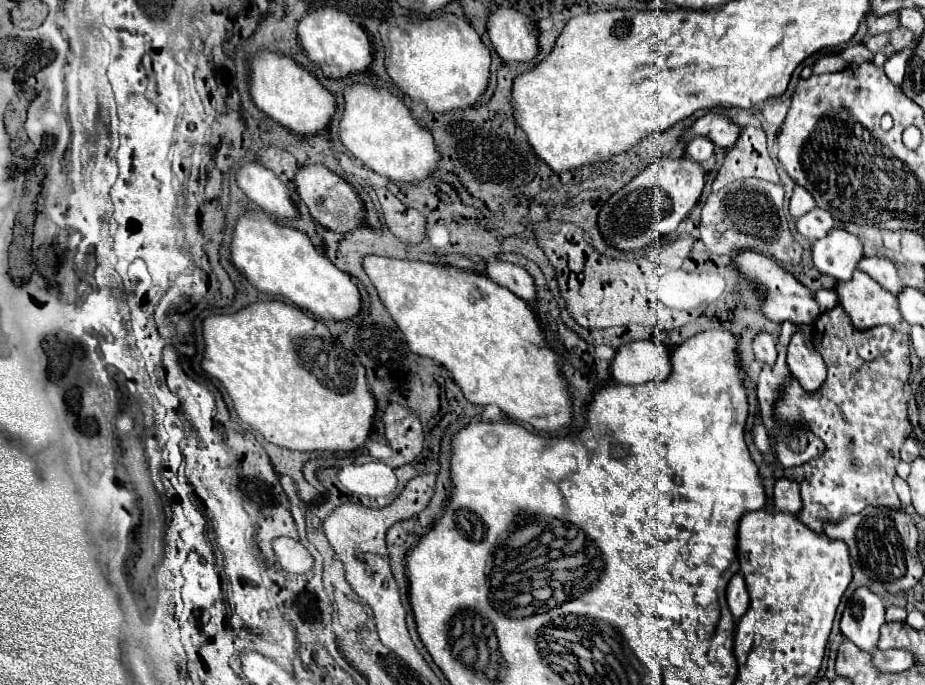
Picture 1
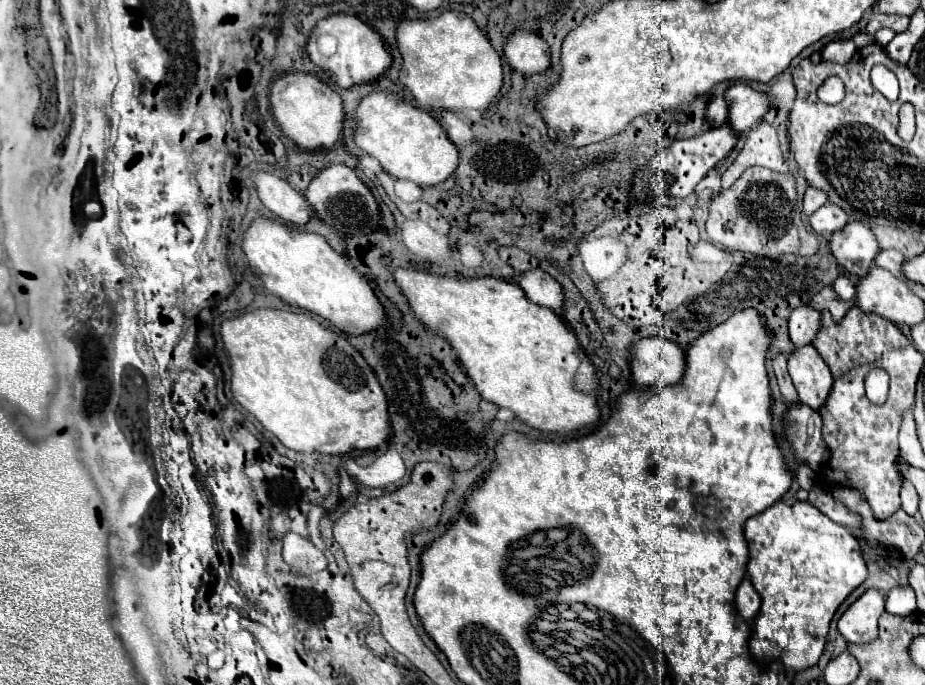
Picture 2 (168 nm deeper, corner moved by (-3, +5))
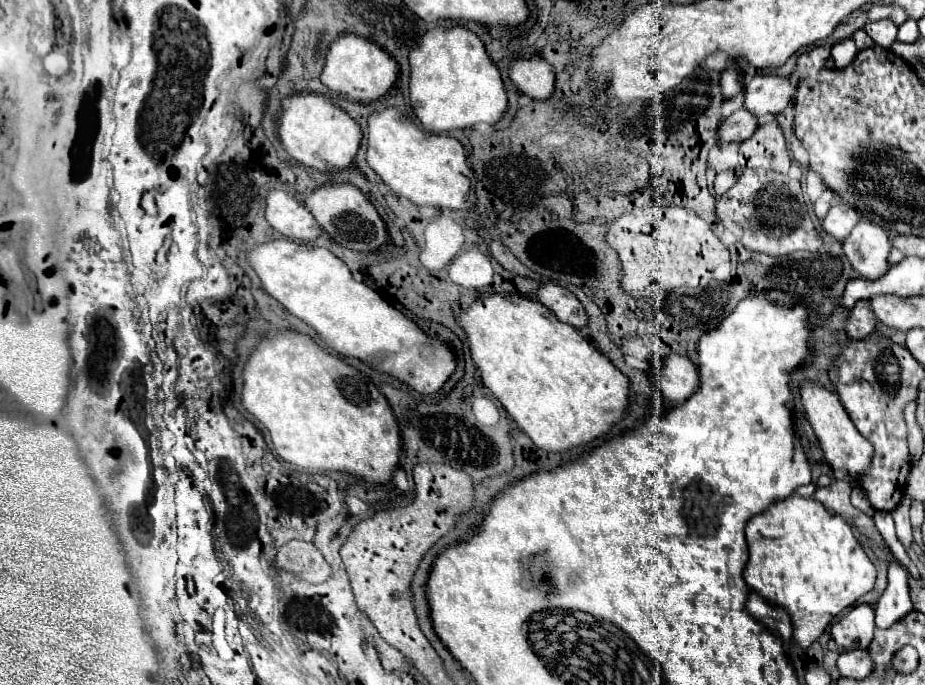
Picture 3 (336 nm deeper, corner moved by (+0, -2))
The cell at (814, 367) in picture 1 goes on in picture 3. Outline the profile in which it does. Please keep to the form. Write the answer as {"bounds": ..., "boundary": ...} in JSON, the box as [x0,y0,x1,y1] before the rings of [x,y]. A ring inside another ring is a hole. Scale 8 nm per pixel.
{"bounds":[799,381,873,483],"boundary":[[[803,381],[799,385],[799,395],[801,395],[801,403],[805,407],[807,419],[815,431],[815,437],[819,439],[819,445],[825,453],[825,461],[831,465],[835,479],[843,479],[853,483],[853,479],[861,473],[867,473],[871,455],[873,455],[873,447],[871,443],[855,429],[853,421],[849,419],[845,407],[841,405],[841,401],[837,399],[835,393],[831,393],[827,387],[815,383],[815,381]]]}

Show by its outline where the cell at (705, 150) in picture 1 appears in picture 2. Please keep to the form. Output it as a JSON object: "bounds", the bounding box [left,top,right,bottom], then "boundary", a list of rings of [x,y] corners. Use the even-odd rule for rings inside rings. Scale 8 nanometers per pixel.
{"bounds":[706,94,728,126],"boundary":[[[716,94],[714,96],[714,100],[708,106],[706,118],[708,118],[708,122],[712,126],[720,126],[720,122],[728,120],[728,102],[726,102],[726,96],[724,94]]]}

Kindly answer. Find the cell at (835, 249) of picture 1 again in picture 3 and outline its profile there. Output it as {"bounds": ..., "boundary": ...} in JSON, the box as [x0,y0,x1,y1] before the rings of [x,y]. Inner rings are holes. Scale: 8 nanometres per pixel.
{"bounds":[843,221,891,279],"boundary":[[[869,221],[857,223],[851,235],[843,241],[845,257],[849,257],[849,263],[859,273],[859,277],[865,279],[877,279],[887,271],[889,251],[891,243],[887,233]]]}

